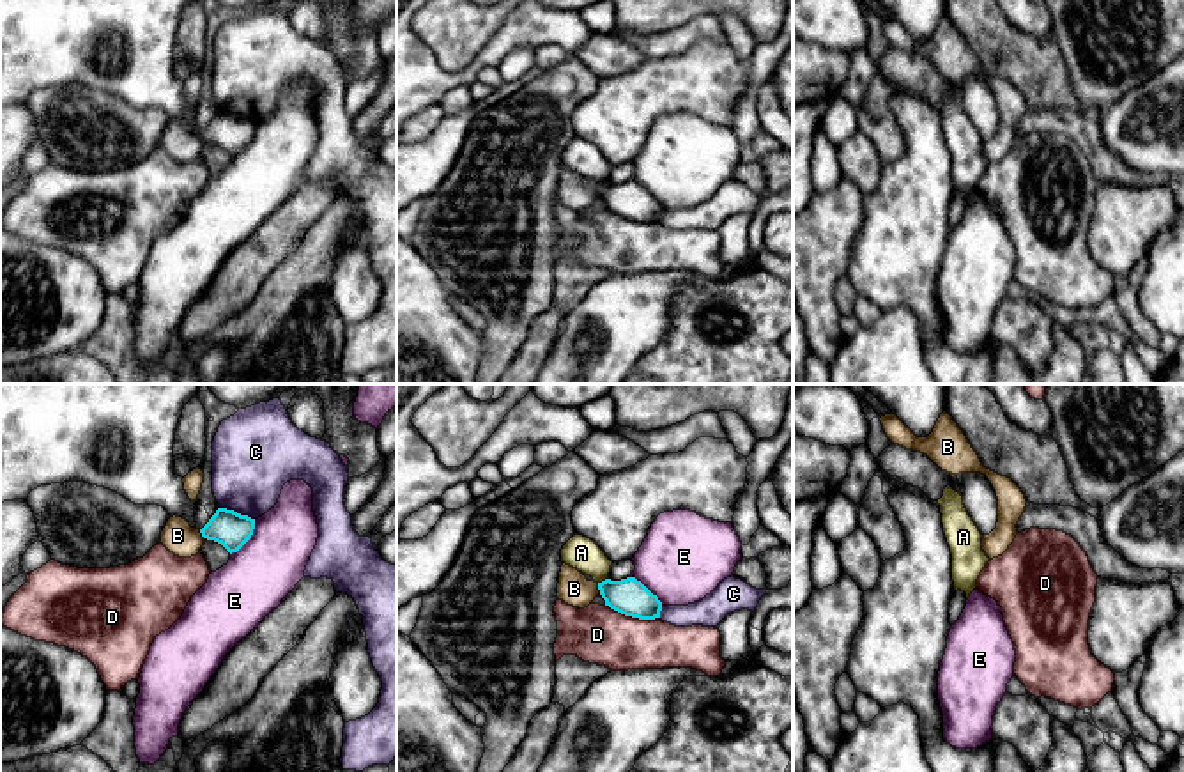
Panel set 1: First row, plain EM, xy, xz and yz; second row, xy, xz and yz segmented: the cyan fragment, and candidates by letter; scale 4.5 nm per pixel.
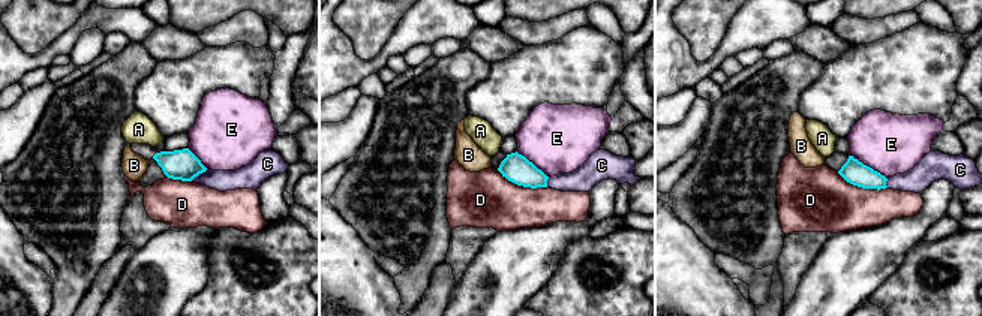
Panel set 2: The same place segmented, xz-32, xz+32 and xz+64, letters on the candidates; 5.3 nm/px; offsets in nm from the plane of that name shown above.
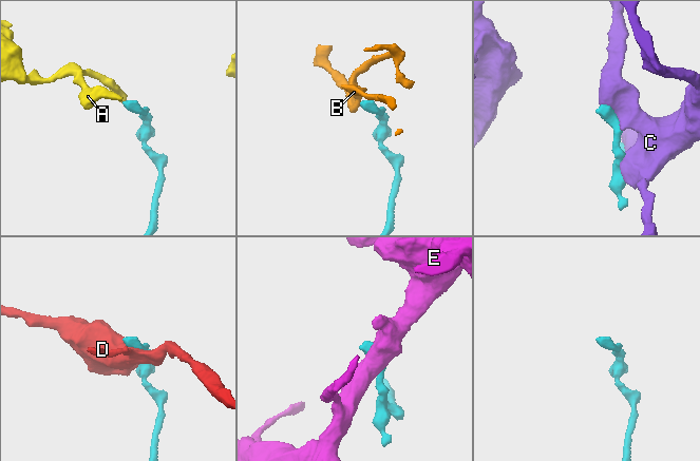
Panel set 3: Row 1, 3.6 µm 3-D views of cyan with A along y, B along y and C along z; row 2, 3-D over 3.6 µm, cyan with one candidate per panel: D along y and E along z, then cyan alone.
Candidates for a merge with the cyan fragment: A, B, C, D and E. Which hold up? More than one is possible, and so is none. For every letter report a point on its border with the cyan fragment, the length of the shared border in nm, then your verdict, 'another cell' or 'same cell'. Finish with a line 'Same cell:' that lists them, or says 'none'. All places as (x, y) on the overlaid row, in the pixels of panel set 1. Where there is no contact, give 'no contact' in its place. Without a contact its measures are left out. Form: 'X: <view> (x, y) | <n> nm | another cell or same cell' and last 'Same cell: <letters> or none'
A: xz (602, 581) | 50 nm | another cell
B: xz (599, 588) | 60 nm | another cell
C: xy (236, 512) | 170 nm | another cell
D: xz (632, 617) | 260 nm | another cell
E: xy (248, 539) | 200 nm | another cell
Same cell: none

